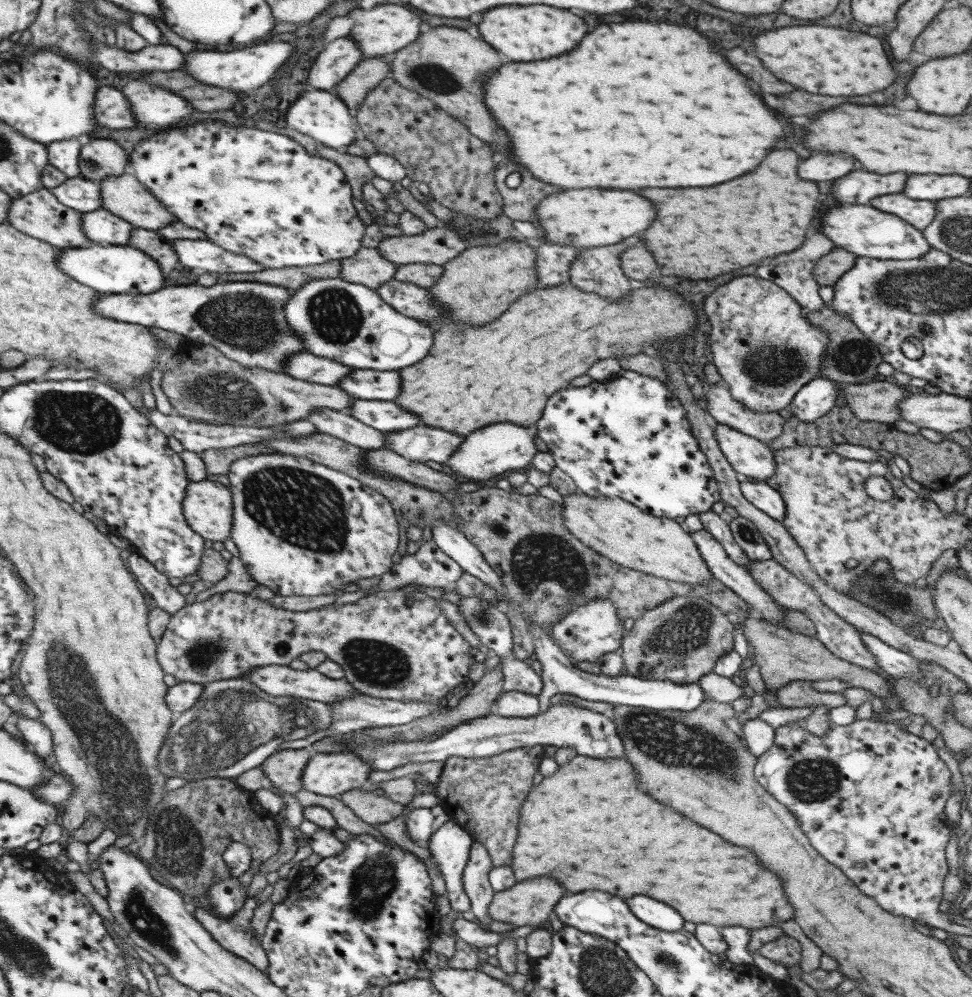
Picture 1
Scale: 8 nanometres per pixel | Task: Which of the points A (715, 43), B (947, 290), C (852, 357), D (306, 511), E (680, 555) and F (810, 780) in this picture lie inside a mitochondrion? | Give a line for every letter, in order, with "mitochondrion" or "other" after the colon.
A: other
B: mitochondrion
C: mitochondrion
D: mitochondrion
E: other
F: mitochondrion

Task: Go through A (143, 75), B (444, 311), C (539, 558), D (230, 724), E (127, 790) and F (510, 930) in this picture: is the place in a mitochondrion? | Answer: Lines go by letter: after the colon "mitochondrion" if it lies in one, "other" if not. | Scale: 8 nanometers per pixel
A: other
B: other
C: mitochondrion
D: mitochondrion
E: mitochondrion
F: other

